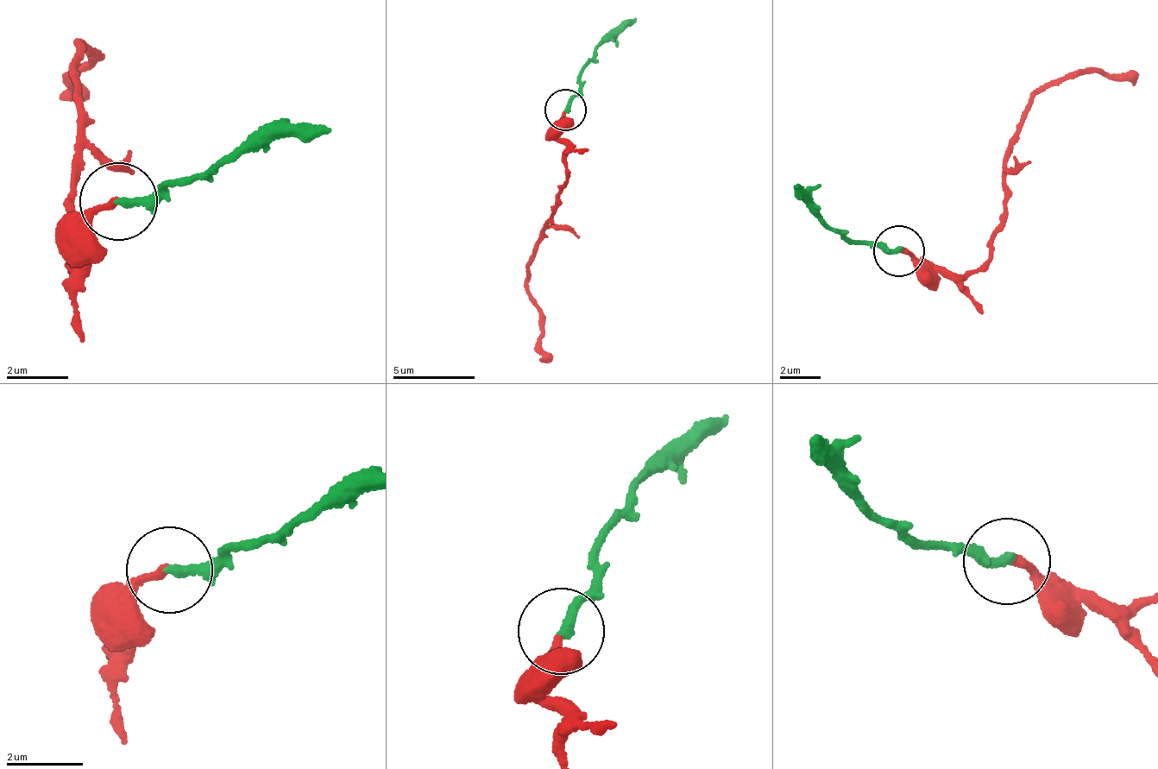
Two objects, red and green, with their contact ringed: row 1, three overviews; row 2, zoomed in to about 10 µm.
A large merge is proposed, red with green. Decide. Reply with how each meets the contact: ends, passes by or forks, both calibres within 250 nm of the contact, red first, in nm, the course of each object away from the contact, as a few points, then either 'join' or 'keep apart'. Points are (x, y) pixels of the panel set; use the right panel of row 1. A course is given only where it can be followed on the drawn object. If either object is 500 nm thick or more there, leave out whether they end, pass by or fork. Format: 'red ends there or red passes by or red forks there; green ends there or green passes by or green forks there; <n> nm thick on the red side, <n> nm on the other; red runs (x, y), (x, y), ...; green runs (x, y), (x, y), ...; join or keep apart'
red ends there; green ends there; 190 nm thick on the red side, 260 nm on the other; red runs (900, 251), (955, 278), (970, 272), (988, 256), (1003, 212), (1003, 160), (1027, 101), (1074, 74), (1139, 71); green runs (900, 251), (848, 242), (830, 230), (795, 186); join

